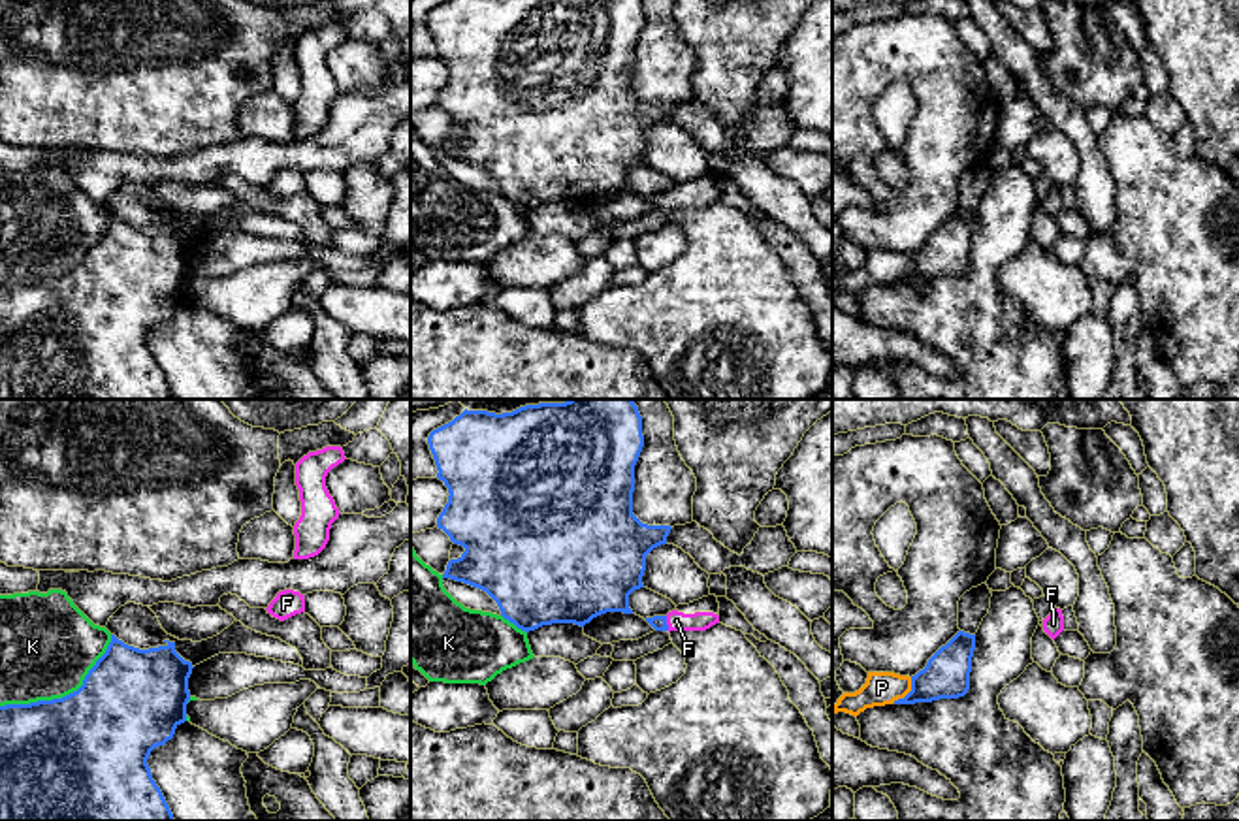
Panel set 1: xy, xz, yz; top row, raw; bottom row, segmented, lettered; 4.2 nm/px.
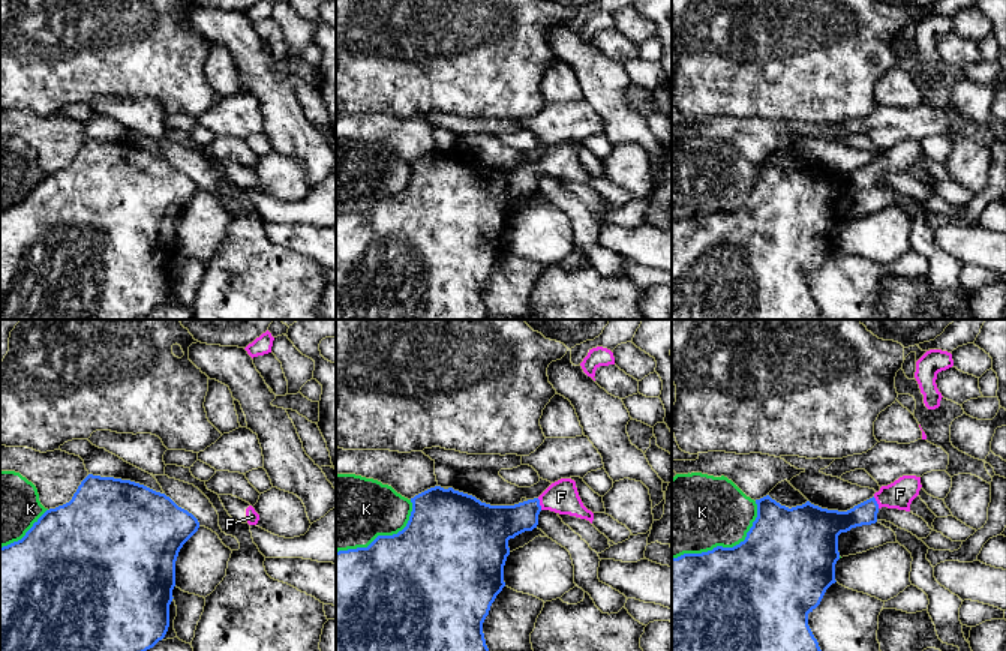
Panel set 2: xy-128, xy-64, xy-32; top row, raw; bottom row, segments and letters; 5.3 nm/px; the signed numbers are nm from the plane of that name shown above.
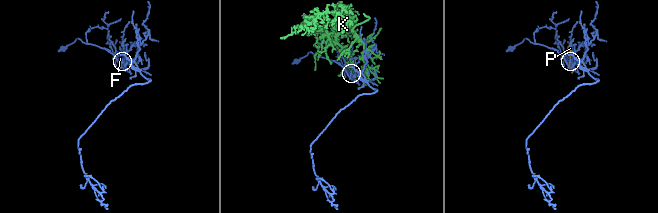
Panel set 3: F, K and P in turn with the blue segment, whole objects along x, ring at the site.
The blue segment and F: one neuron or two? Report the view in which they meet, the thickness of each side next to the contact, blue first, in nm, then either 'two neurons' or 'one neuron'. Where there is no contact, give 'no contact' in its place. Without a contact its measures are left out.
xz | 60/80 nm | one neuron

